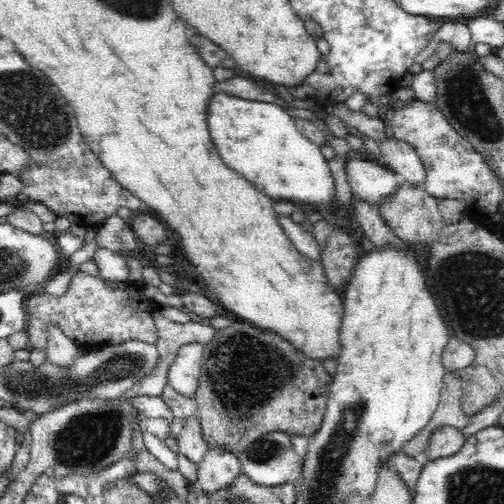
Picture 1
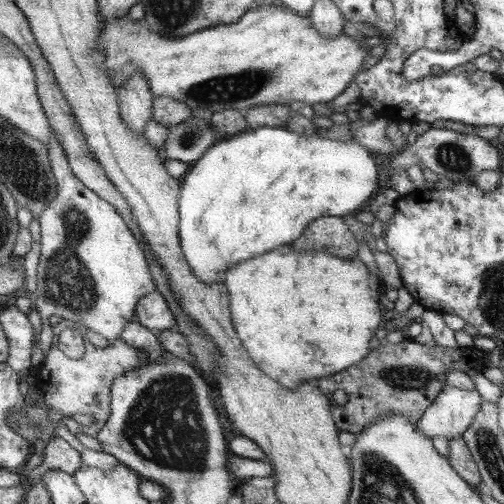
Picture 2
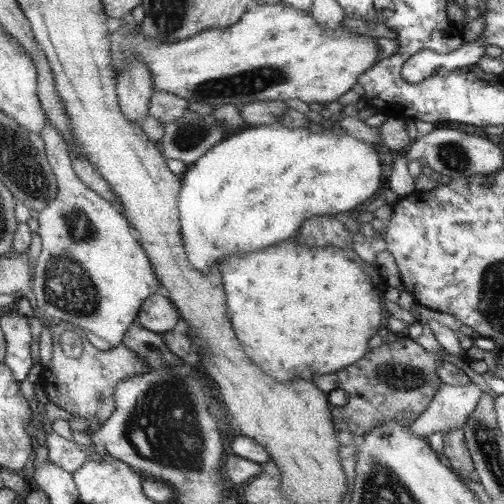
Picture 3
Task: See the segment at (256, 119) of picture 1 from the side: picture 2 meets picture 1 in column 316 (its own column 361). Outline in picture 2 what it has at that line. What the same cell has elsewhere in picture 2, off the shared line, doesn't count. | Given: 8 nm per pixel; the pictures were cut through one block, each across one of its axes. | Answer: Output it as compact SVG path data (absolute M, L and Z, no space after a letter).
M261 126L245 130L233 138L213 142L213 146L187 168L179 190L179 236L181 252L201 284L219 282L221 274L237 260L253 260L279 246L297 240L309 222L321 216L353 214L375 190L377 164L373 152L361 144L327 140L323 134L297 134L287 128Z

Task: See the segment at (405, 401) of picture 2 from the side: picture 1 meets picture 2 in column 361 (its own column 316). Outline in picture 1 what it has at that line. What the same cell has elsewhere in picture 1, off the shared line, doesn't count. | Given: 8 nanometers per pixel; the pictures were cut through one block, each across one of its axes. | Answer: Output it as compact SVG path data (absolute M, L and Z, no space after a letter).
M234 324L222 328L204 348L202 380L196 390L194 400L198 402L198 418L202 436L208 448L224 448L240 458L254 442L266 434L286 432L290 436L312 436L326 414L326 402L330 396L332 376L326 372L320 360L308 358L298 348L294 348L286 338L274 332L264 332L248 324Z

